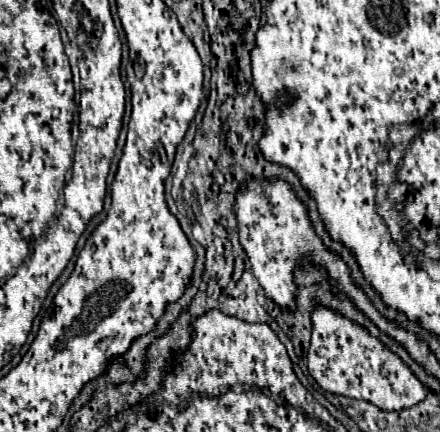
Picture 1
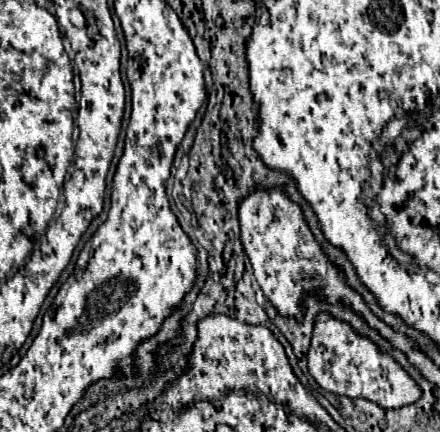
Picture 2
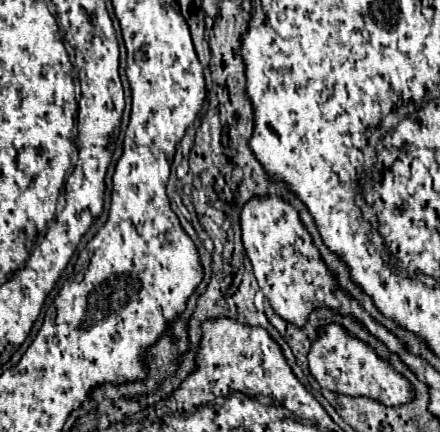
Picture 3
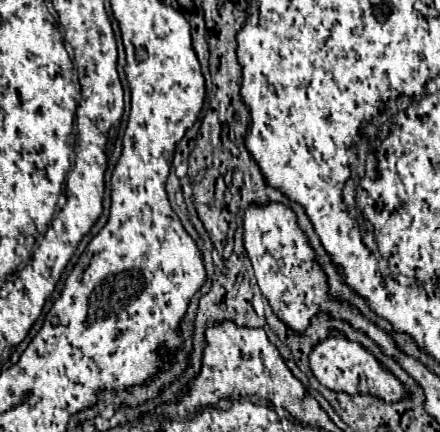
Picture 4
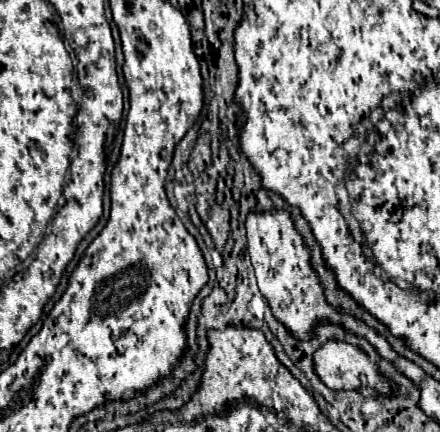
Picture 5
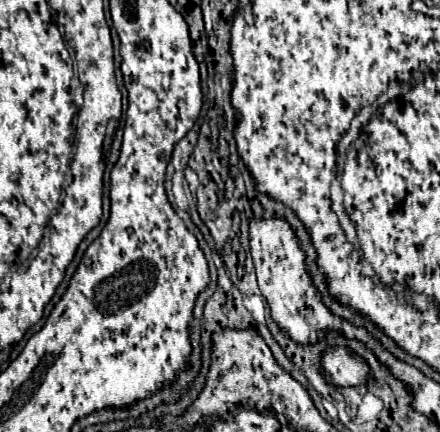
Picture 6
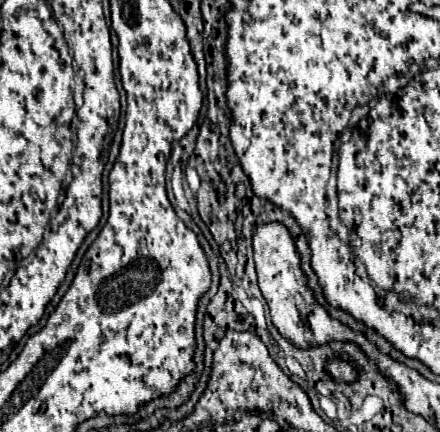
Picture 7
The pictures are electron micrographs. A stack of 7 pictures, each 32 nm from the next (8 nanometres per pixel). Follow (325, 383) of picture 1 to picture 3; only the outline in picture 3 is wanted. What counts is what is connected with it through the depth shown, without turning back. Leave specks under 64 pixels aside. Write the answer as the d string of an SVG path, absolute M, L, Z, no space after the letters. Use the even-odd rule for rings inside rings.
M330 322L318 330L308 354L308 364L316 382L326 390L334 390L336 394L366 396L384 406L408 404L408 400L416 398L416 390L412 384L408 384L406 376L402 376L386 358L380 358L370 344L350 336L340 324Z

